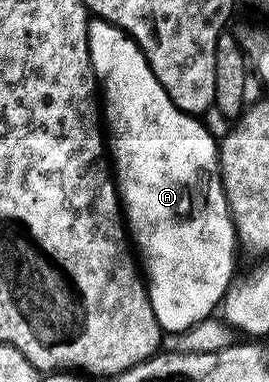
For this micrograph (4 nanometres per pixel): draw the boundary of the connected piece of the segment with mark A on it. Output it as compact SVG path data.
M92 19L88 22L88 46L90 47L92 70L96 73L97 82L102 83L102 117L106 122L106 137L110 142L110 161L114 166L114 176L122 202L122 213L126 218L126 229L134 242L135 252L137 254L144 253L145 259L148 260L148 273L146 269L148 298L154 307L154 315L158 319L161 330L165 334L182 333L191 328L192 325L198 324L200 320L206 320L213 316L224 300L229 286L234 281L232 272L236 269L238 242L236 228L232 222L231 212L228 210L226 191L223 189L223 181L220 178L218 141L215 136L212 138L211 131L200 122L203 120L197 119L193 114L183 113L181 109L174 107L170 95L166 95L162 83L158 83L154 71L149 67L147 59L144 58L144 53L127 33L111 25L109 21Z

